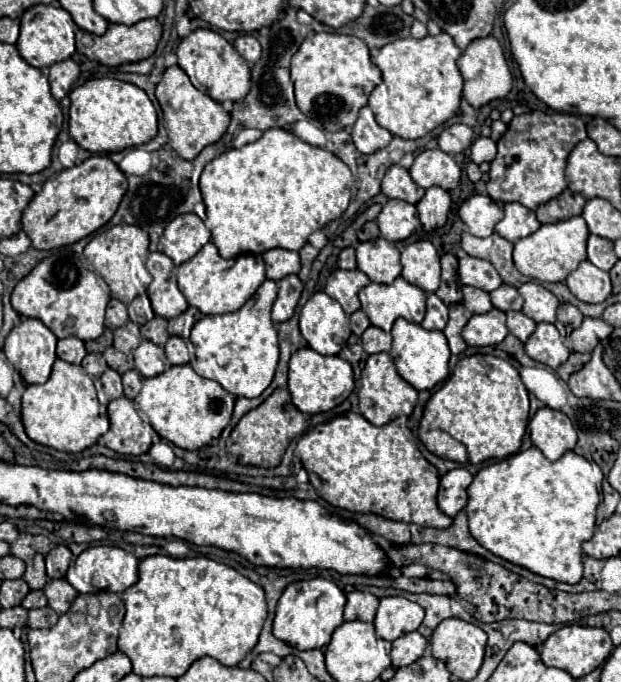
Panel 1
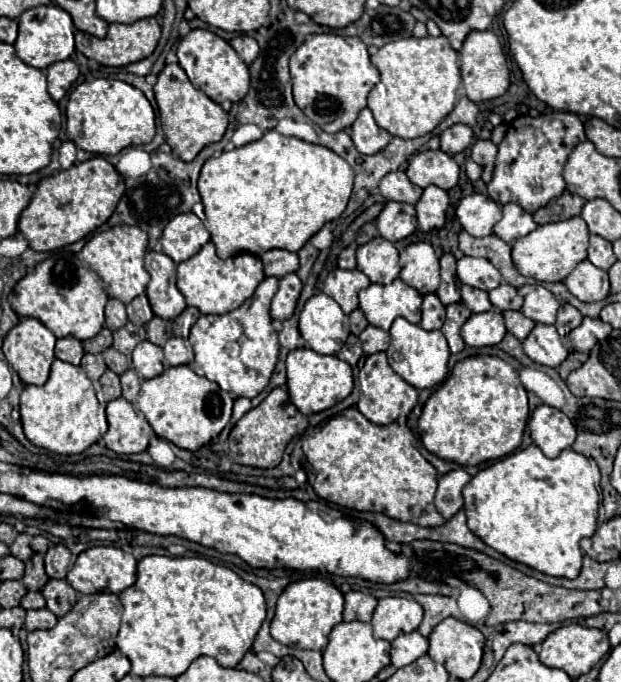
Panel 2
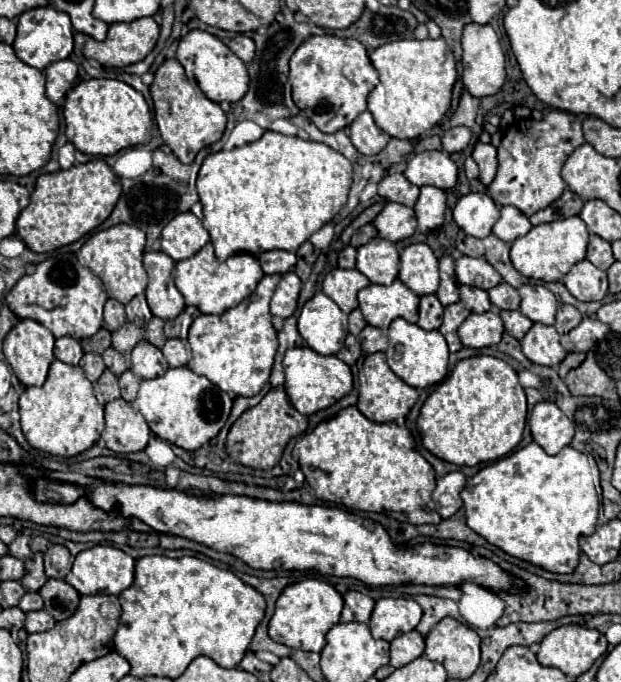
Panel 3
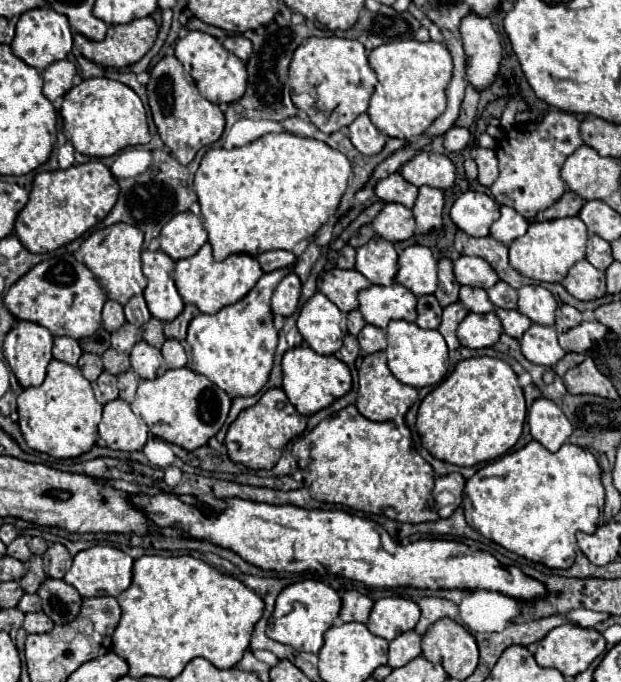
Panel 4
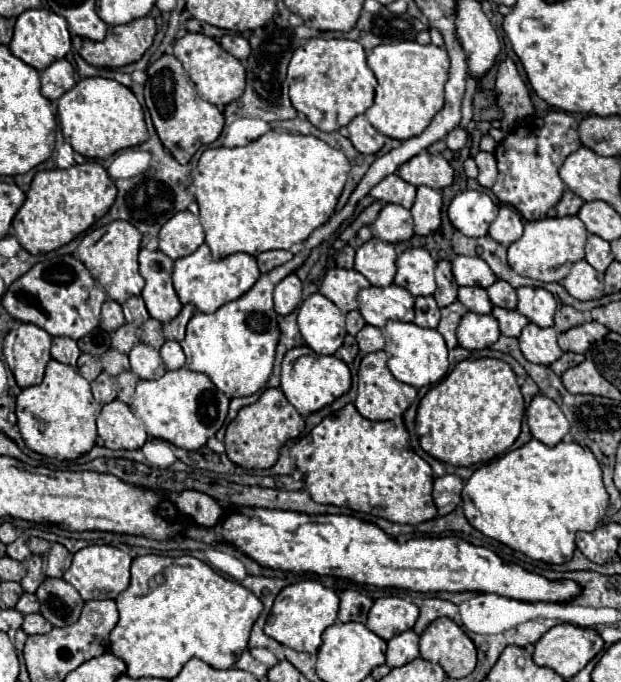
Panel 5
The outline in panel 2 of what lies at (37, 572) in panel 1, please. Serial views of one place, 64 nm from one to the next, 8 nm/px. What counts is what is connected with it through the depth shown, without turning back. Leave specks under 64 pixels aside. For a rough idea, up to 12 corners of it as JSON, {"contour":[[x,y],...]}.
{"contour":[[44,556],[26,562],[22,582],[28,590],[42,590],[48,580]]}

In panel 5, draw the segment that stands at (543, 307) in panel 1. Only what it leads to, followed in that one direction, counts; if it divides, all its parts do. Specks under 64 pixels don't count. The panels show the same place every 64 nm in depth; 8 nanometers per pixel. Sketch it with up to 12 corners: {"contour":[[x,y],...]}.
{"contour":[[518,288],[518,312],[540,328],[554,326],[554,296]]}

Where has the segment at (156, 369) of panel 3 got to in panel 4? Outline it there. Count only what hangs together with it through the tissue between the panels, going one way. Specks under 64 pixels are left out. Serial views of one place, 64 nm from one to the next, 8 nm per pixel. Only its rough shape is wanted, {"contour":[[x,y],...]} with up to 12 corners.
{"contour":[[146,342],[130,352],[132,370],[146,380],[158,376],[162,352]]}

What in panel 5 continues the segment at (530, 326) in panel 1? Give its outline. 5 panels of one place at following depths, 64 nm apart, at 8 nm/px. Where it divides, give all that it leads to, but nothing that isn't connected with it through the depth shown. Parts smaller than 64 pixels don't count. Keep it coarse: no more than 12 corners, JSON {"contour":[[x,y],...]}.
{"contour":[[494,308],[492,316],[500,322],[504,336],[518,338],[522,328],[528,326],[516,310]]}

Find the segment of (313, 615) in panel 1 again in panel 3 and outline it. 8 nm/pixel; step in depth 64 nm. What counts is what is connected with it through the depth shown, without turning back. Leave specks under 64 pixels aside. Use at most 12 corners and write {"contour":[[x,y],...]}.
{"contour":[[316,578],[286,586],[272,640],[320,652],[344,600]]}

